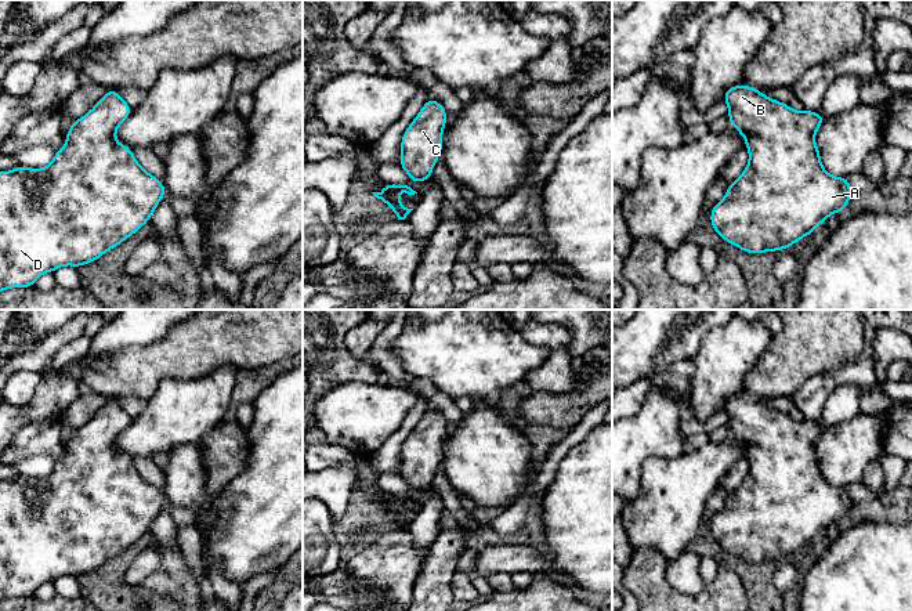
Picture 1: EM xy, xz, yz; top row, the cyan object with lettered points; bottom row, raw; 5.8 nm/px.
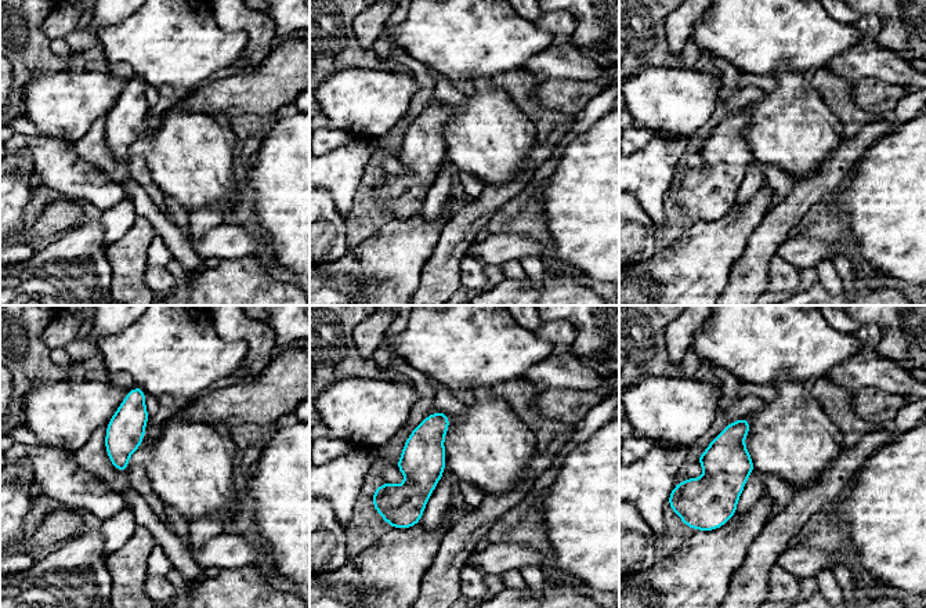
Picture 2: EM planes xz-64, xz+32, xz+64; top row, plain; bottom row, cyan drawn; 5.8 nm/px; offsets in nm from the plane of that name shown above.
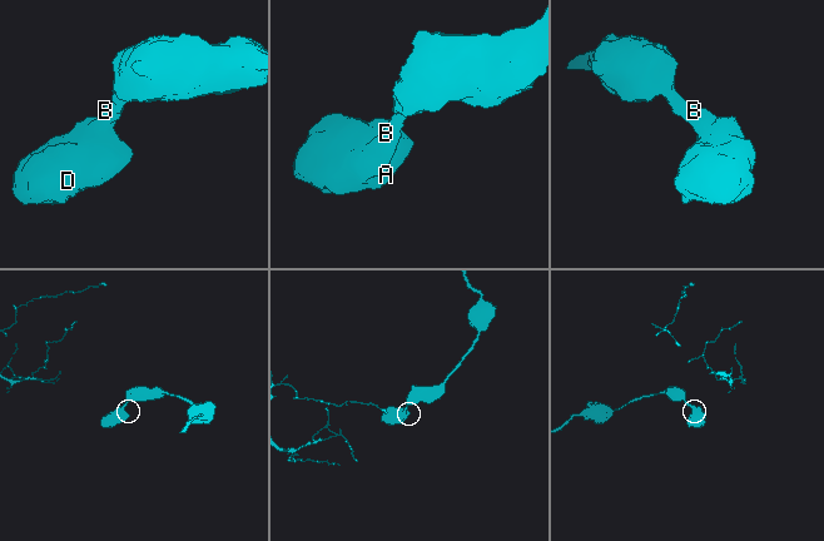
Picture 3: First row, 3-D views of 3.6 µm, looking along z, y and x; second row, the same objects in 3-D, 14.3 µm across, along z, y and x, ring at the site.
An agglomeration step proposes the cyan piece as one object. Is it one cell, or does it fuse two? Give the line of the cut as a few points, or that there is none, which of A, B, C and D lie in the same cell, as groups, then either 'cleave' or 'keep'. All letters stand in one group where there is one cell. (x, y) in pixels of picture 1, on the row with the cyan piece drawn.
no cut | A B C D | keep

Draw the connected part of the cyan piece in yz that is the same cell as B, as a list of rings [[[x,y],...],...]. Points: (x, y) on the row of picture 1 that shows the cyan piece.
[[[746,84],[728,87],[723,101],[730,108],[731,126],[745,138],[749,163],[739,178],[728,184],[724,199],[712,207],[710,224],[721,239],[750,254],[786,250],[801,238],[810,236],[832,213],[846,210],[854,194],[848,178],[833,177],[822,167],[814,140],[825,116],[806,109],[796,112],[788,104],[766,97],[760,90]]]

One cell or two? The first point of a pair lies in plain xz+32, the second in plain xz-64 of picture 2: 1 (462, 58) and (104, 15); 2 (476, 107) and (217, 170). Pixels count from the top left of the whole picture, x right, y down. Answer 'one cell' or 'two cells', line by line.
1: two cells
2: one cell

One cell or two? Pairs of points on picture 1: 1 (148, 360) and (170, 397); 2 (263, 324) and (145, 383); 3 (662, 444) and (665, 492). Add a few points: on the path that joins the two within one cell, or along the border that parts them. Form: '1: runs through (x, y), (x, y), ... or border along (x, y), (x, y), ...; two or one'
1: border along (192, 378), (165, 378), (147, 401); two
2: runs through (234, 326), (201, 346), (174, 355); one
3: border along (683, 452), (651, 456), (643, 465), (641, 481); two

